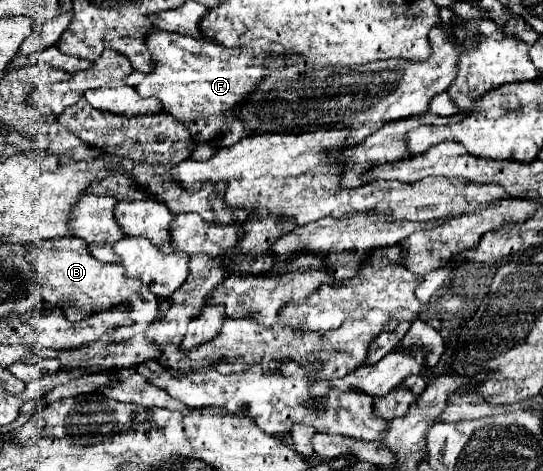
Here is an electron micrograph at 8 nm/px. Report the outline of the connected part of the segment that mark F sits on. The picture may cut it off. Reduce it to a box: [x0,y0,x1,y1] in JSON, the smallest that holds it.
[135,29,265,121]

